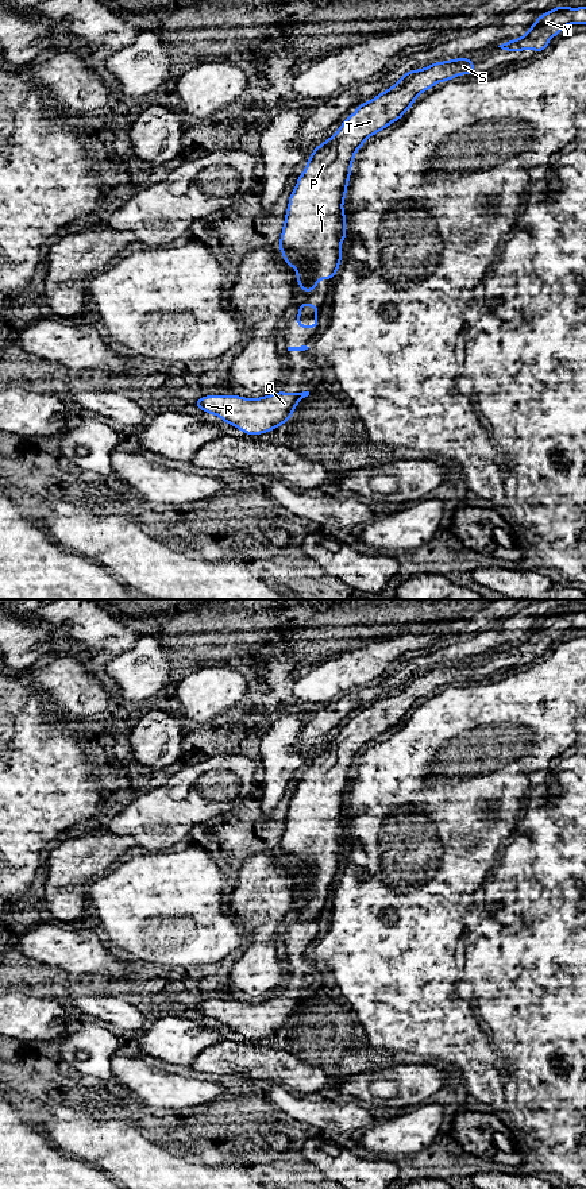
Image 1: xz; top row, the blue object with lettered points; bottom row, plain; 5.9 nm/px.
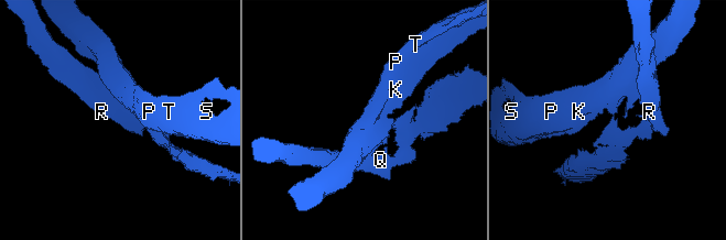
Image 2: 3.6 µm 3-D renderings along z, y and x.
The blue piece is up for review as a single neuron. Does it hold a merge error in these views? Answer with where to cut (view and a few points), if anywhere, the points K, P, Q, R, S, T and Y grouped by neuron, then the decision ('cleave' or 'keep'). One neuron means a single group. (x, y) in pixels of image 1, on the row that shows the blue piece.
cut xz (315, 316), (297, 319); groups K P S T Y / Q R; cleave

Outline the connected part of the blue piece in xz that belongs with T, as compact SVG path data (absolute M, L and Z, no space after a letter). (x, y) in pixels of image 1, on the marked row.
M466 57L436 62L424 69L408 70L397 82L367 103L358 105L339 130L323 144L313 148L302 174L289 196L288 211L282 227L279 251L284 262L297 271L301 292L313 292L319 279L334 279L342 260L342 242L346 231L346 213L343 202L351 175L355 153L365 140L389 124L400 120L413 105L416 97L437 82L450 81L460 74L474 74L474 61Z

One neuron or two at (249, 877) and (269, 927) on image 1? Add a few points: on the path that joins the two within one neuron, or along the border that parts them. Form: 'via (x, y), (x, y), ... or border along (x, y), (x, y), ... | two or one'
via (261, 890), (272, 900), (272, 915) | one

